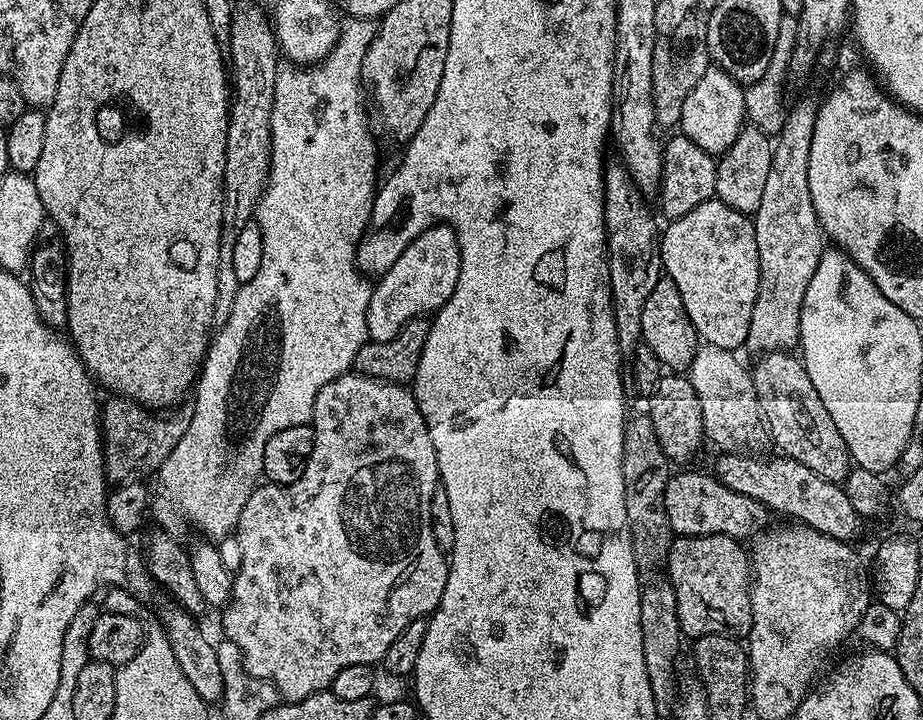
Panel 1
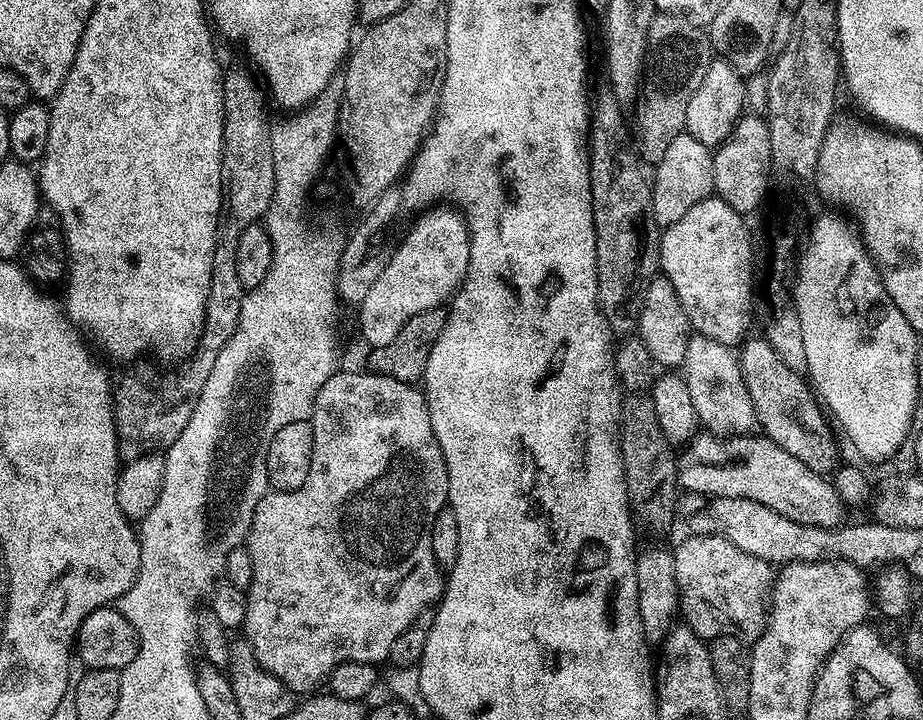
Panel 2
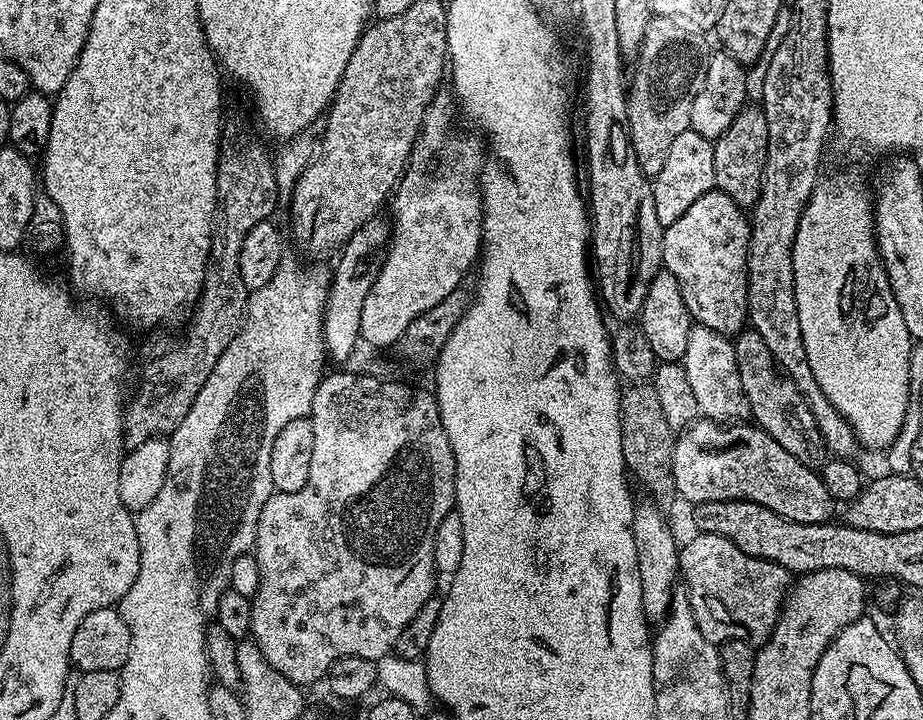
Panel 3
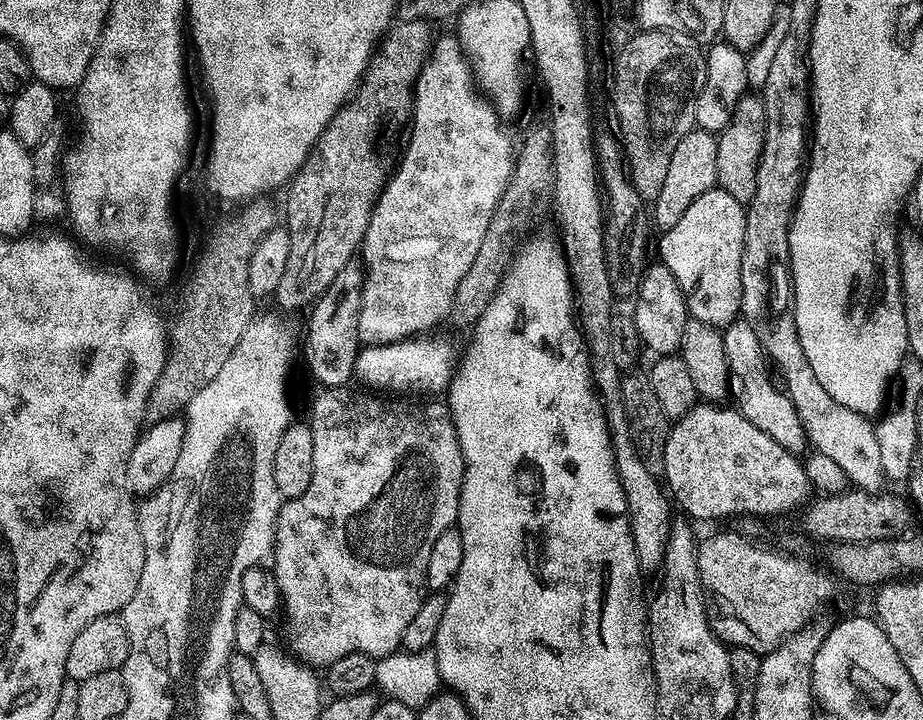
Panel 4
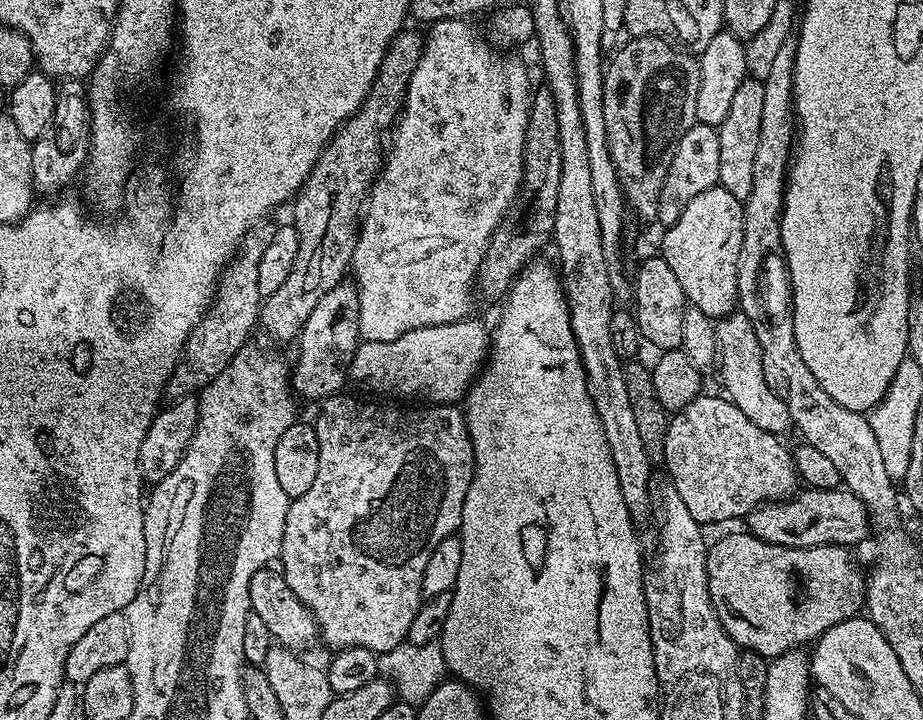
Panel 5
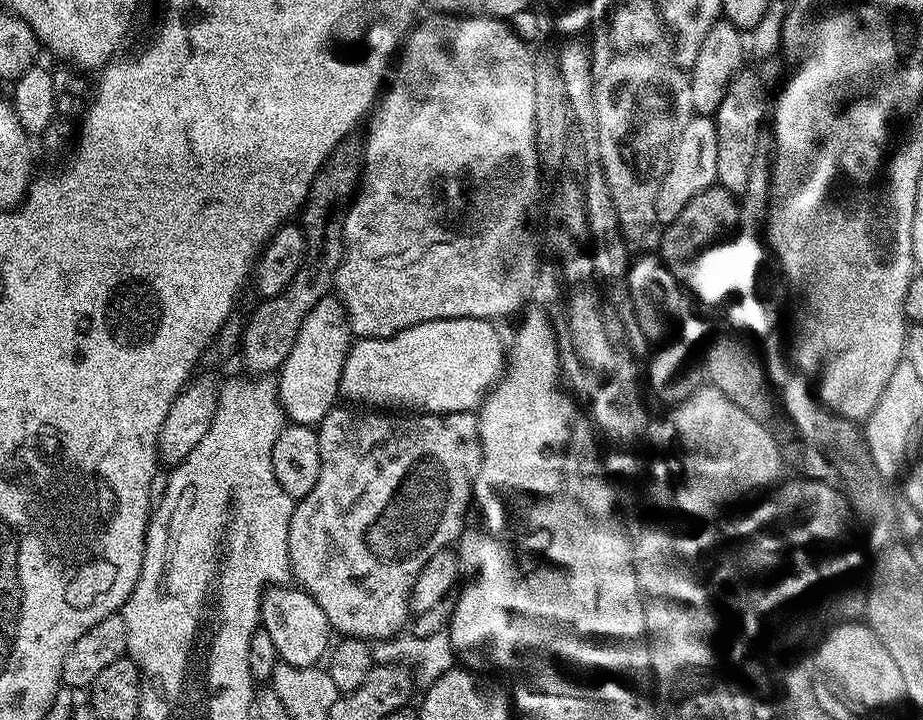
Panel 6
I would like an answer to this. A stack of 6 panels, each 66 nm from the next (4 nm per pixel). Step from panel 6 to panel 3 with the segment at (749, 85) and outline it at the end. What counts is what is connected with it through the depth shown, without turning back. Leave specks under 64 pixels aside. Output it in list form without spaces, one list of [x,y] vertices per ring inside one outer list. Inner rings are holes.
[[[746,106],[730,122],[730,130],[714,141],[714,178],[716,188],[725,192],[739,208],[752,209],[762,194],[764,167],[768,161],[768,131],[763,107]]]

